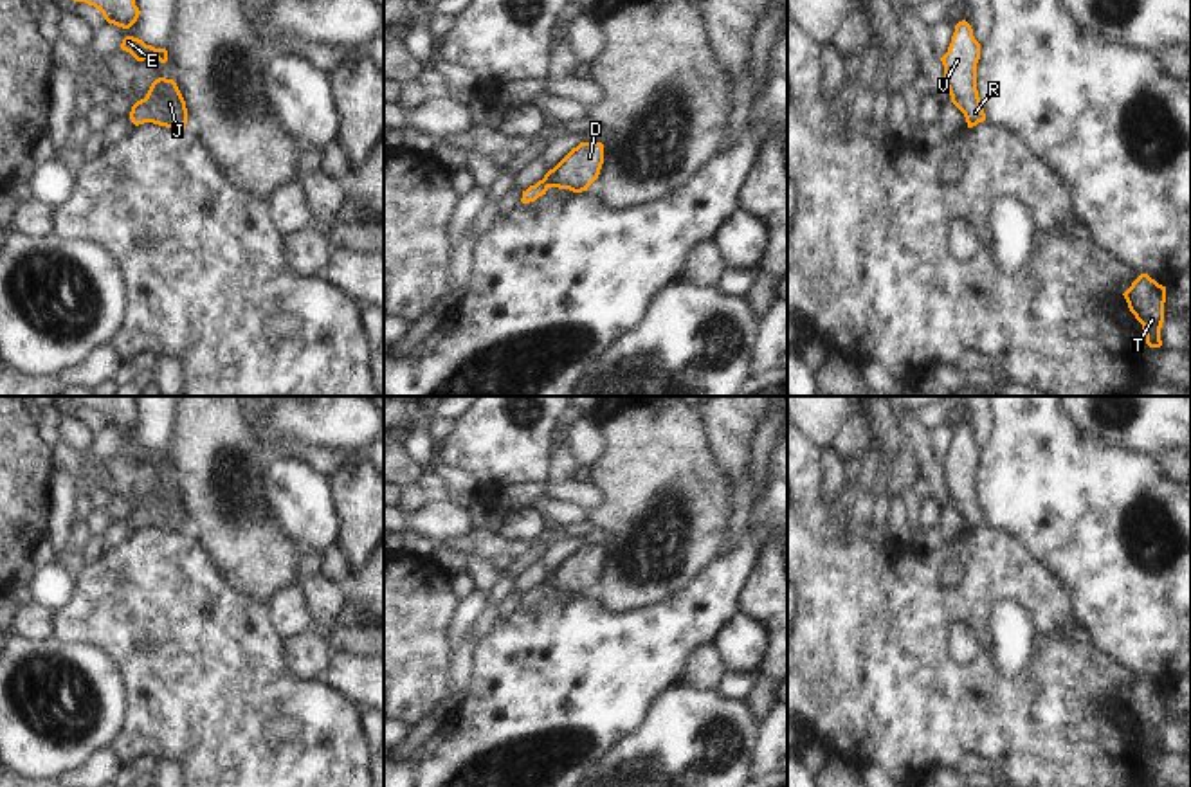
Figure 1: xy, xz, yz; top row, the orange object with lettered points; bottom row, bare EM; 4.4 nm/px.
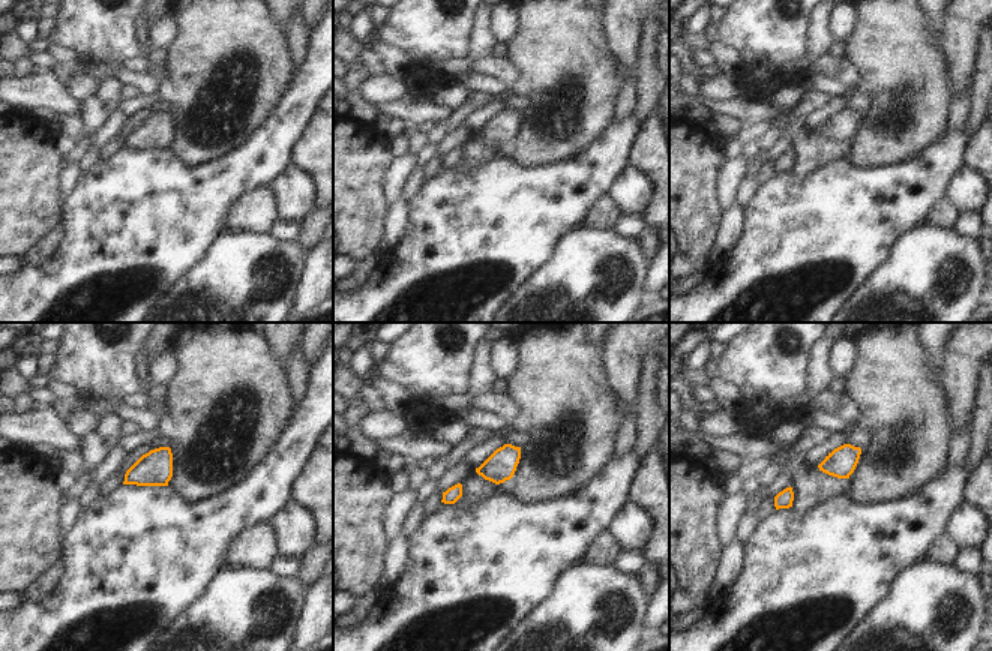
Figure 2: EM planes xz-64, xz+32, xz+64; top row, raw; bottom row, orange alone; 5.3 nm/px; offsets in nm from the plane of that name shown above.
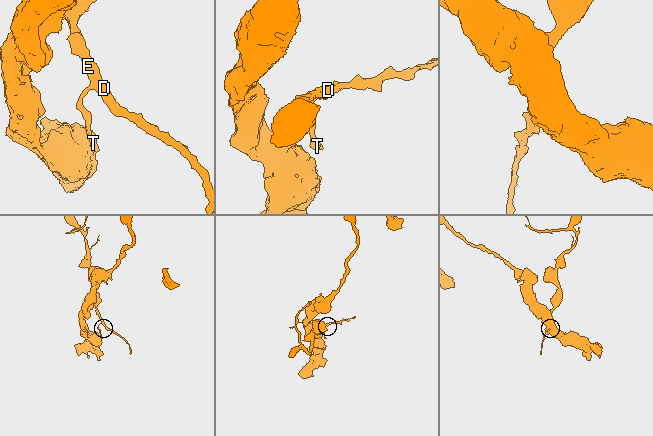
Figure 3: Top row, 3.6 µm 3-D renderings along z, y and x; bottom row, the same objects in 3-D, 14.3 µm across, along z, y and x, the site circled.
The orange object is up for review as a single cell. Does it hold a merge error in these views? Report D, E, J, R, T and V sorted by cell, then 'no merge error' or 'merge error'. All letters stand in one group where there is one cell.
D E J R T V | no merge error

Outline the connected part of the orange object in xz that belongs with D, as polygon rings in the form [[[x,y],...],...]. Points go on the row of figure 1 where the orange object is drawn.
[[[580,142],[573,148],[542,180],[523,191],[523,204],[535,202],[550,187],[569,189],[573,193],[587,191],[598,178],[604,164],[602,142]]]

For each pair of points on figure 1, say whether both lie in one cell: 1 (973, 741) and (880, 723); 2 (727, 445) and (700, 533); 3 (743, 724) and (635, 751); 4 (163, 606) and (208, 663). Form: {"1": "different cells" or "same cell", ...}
{"1": "same cell", "2": "different cells", "3": "same cell", "4": "same cell"}

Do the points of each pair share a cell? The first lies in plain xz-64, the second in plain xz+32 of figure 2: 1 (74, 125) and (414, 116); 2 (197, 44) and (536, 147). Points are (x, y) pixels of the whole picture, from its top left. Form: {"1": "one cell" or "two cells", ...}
{"1": "two cells", "2": "one cell"}

